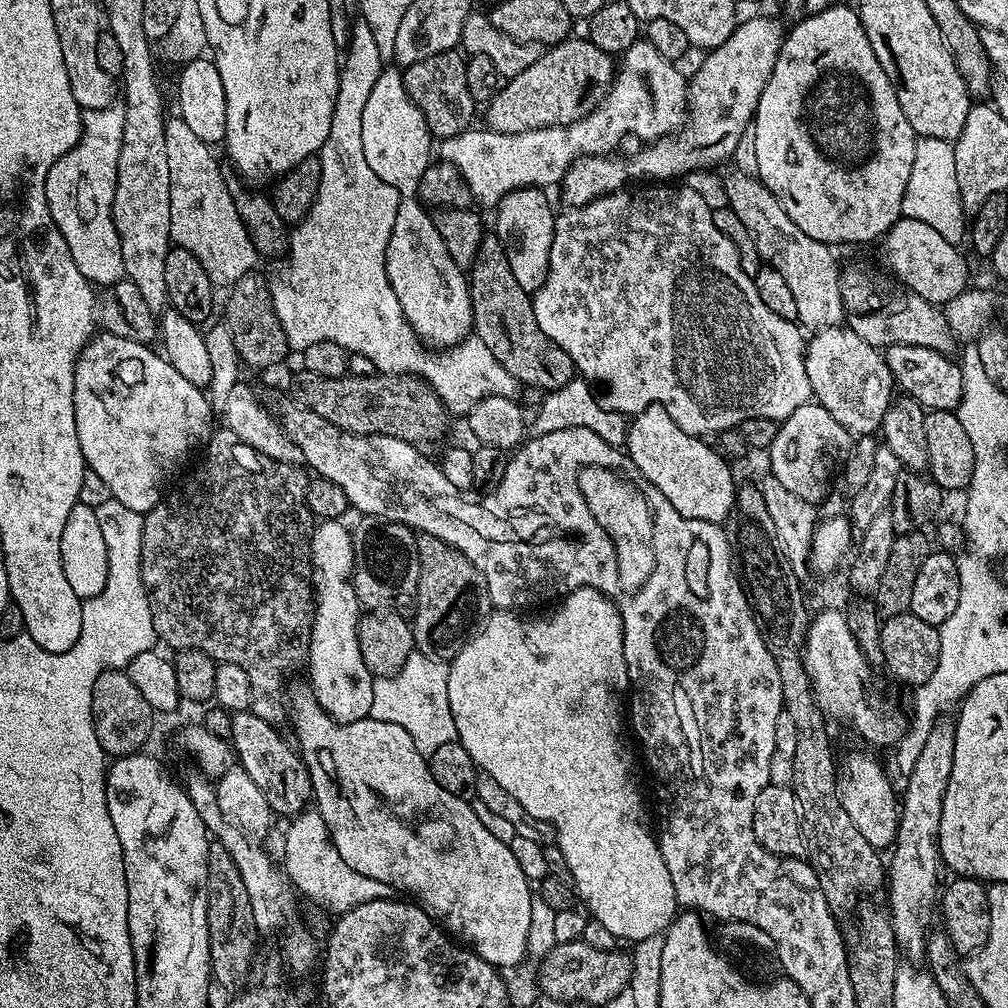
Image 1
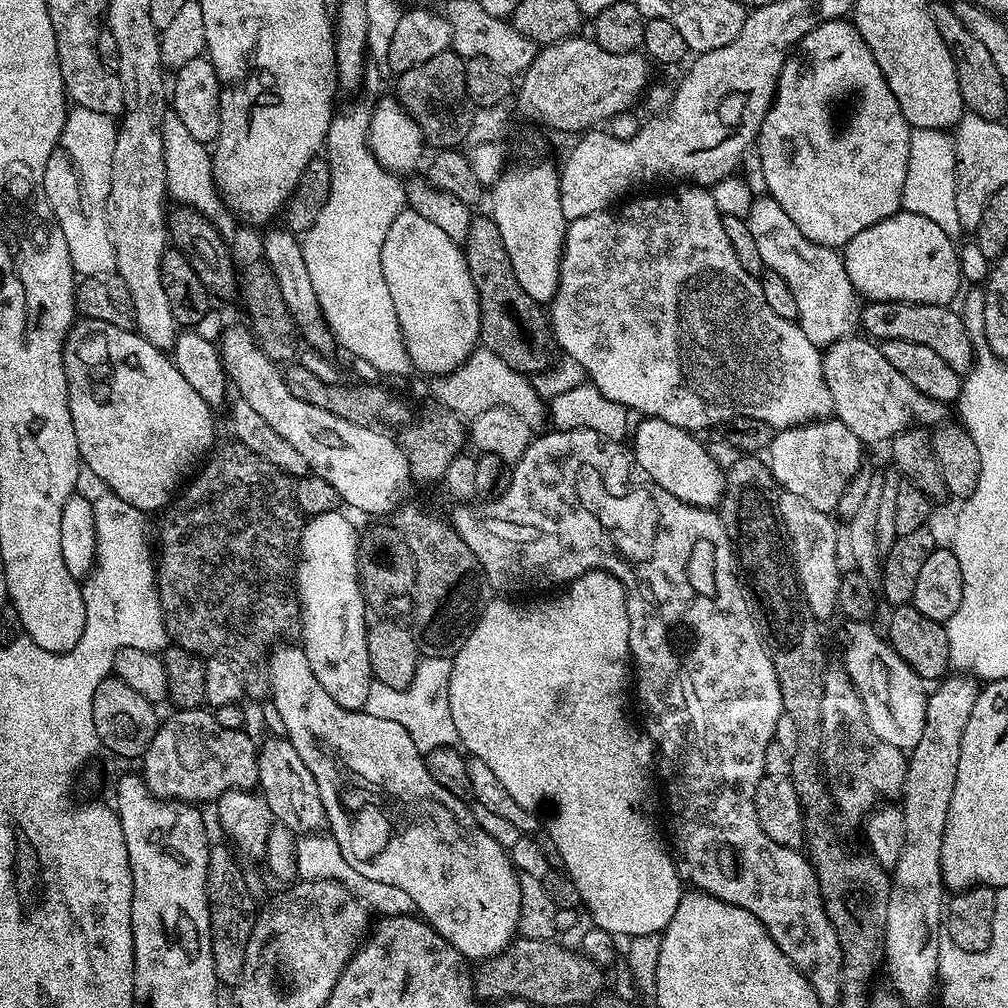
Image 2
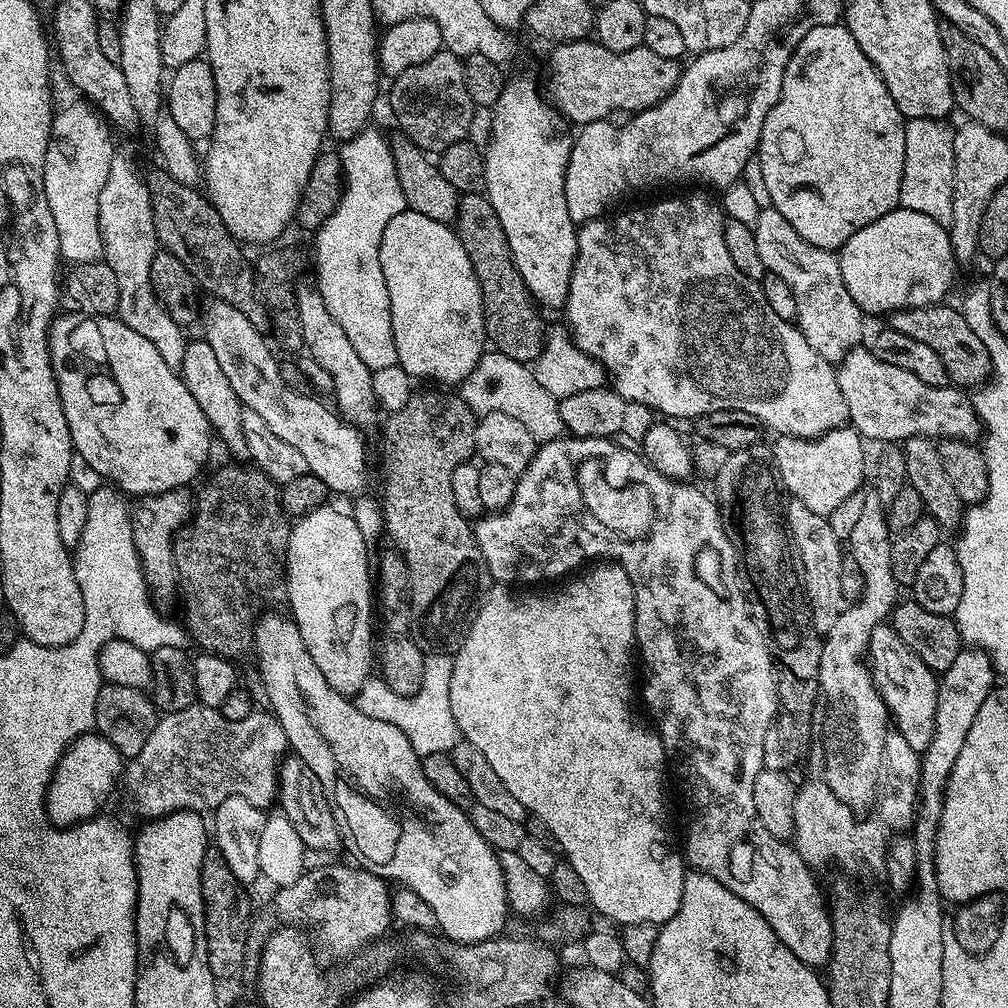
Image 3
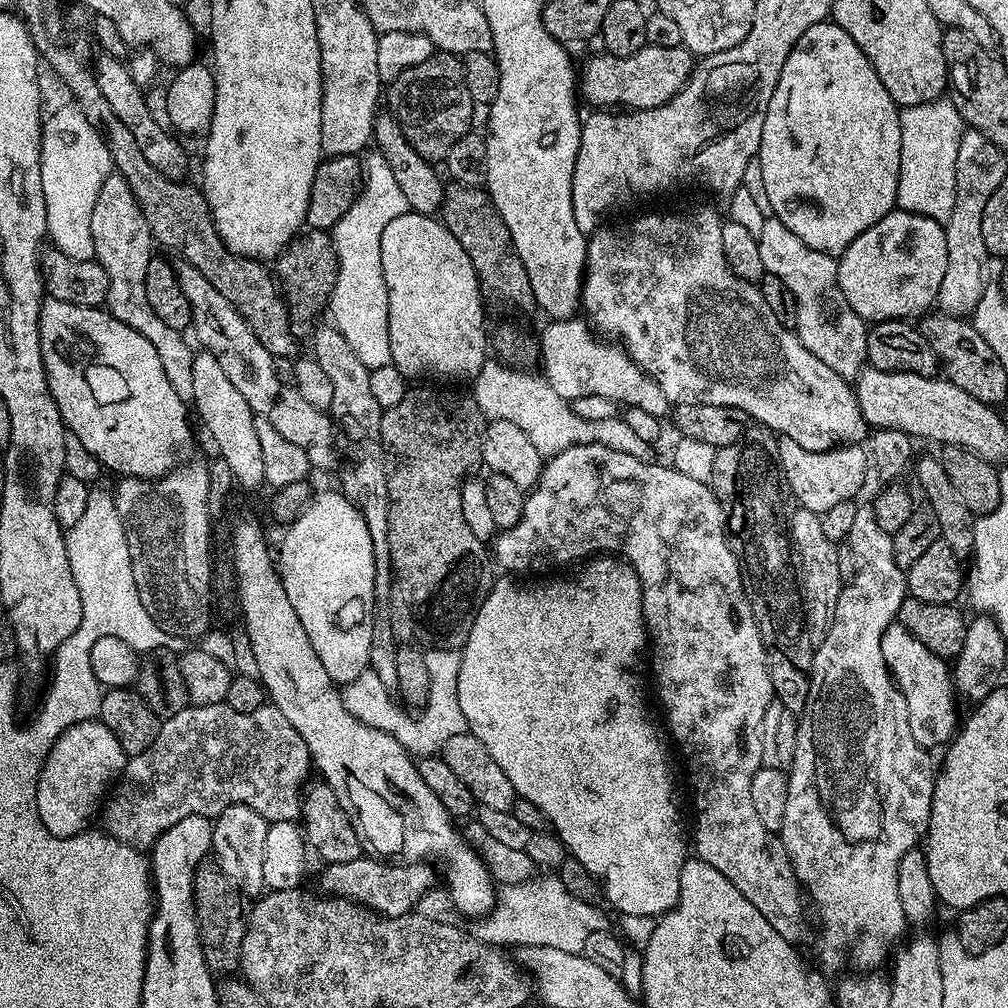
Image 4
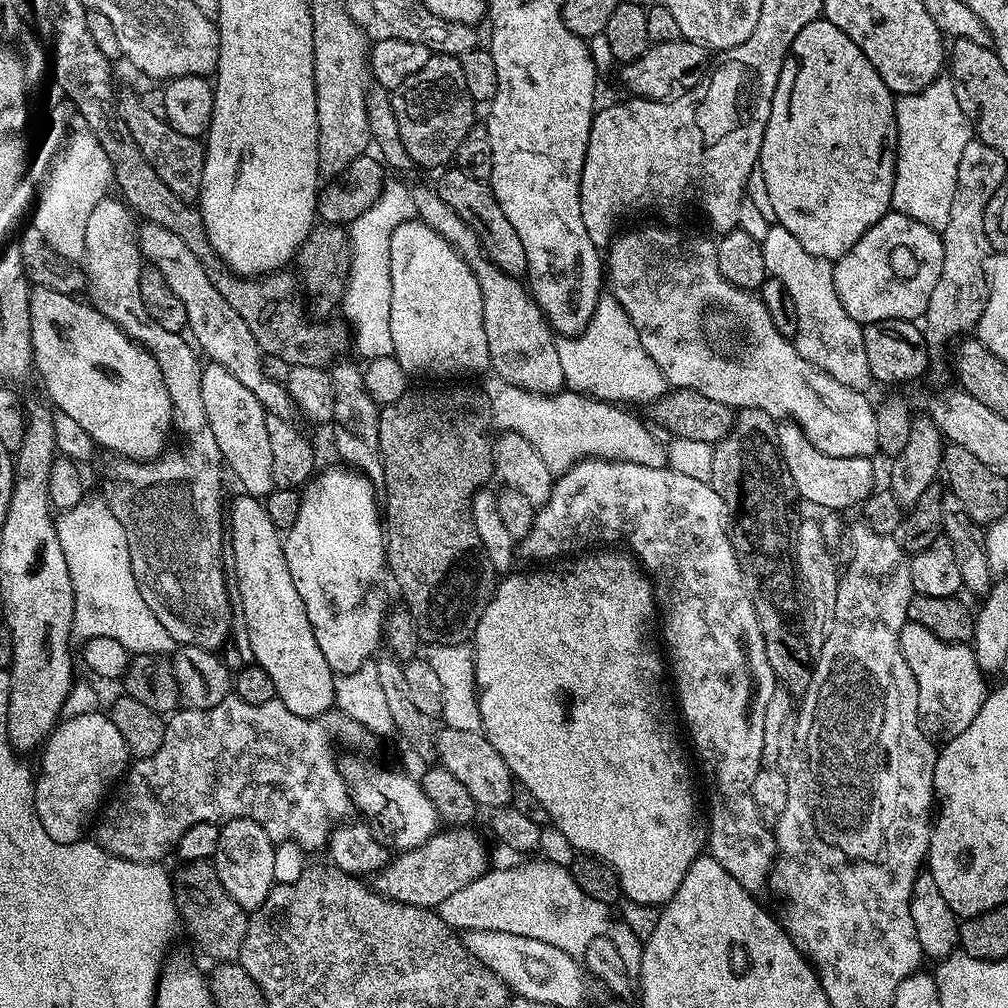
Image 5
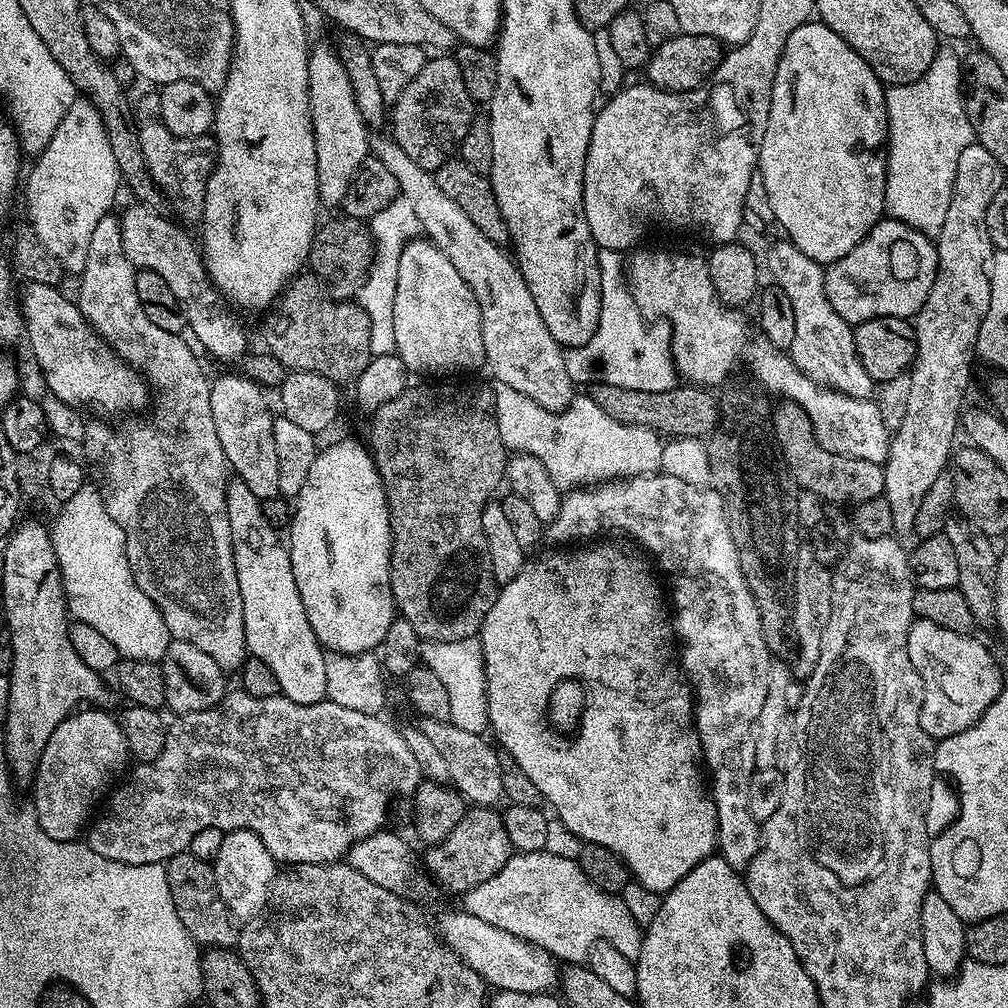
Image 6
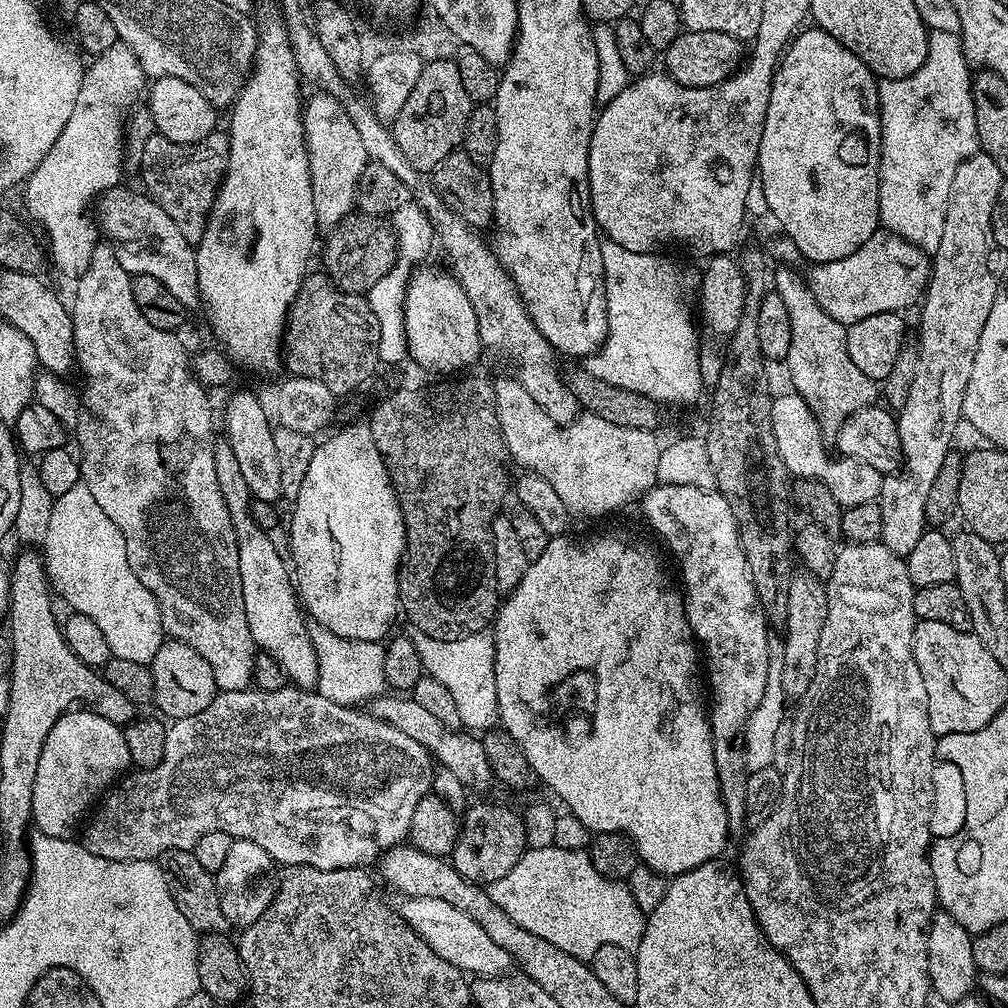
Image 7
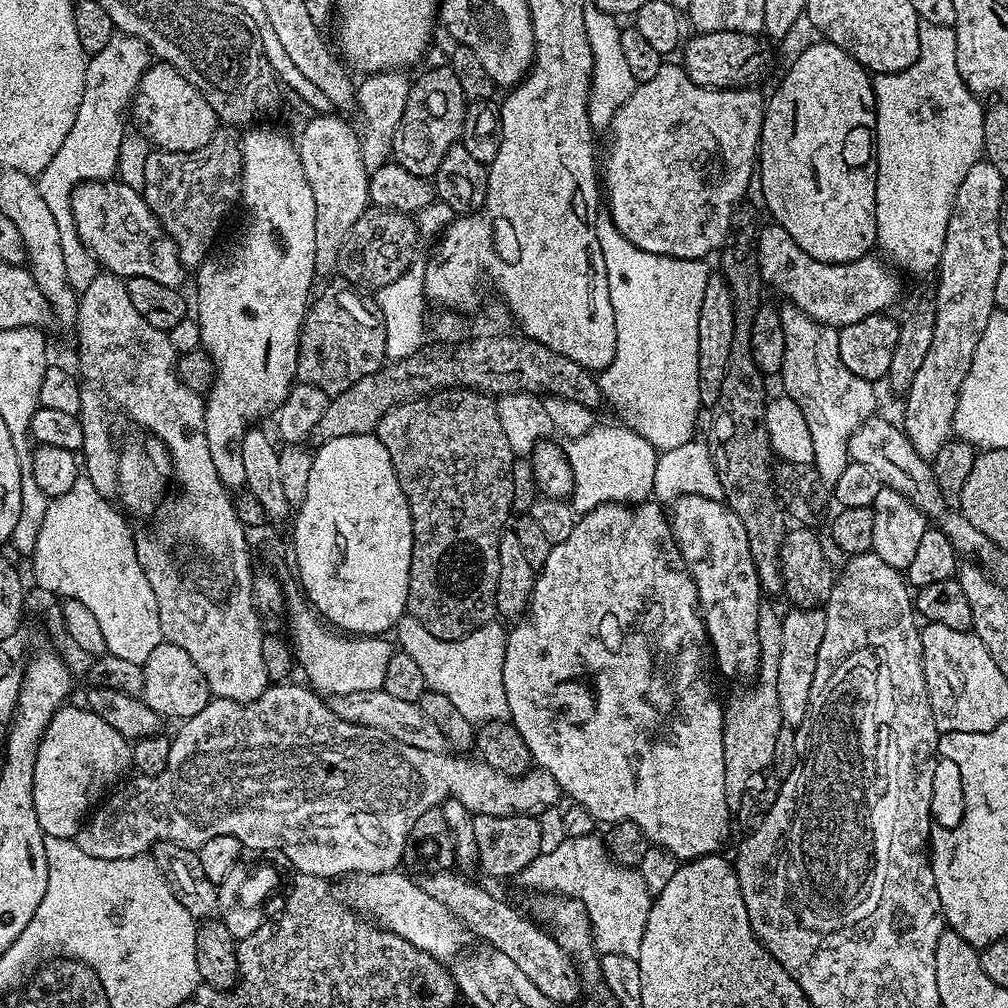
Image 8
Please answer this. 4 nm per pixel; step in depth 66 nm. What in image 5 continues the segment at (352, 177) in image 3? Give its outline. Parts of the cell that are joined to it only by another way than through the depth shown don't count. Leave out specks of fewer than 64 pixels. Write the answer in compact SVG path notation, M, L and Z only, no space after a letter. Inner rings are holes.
M392 179L385 183L378 202L374 202L370 210L366 210L350 225L352 263L344 290L342 312L344 308L343 319L350 325L354 348L357 348L368 362L393 355L390 334L390 238L400 223L413 219L416 210L410 188L400 181L403 179Z

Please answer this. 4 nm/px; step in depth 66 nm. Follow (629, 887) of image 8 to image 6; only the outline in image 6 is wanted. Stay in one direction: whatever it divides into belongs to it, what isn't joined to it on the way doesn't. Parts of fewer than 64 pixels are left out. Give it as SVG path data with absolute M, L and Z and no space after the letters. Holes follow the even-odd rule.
M546 851L516 852L508 859L506 866L502 866L502 870L494 874L494 878L478 882L478 886L463 893L462 900L463 911L469 912L474 918L482 918L482 922L490 922L490 926L498 926L498 930L506 930L526 942L536 944L565 965L584 964L589 950L600 940L616 947L633 962L640 957L644 934L641 925L634 922L630 910L626 910L623 899L594 886L594 882L590 882L577 861L558 858L558 854Z

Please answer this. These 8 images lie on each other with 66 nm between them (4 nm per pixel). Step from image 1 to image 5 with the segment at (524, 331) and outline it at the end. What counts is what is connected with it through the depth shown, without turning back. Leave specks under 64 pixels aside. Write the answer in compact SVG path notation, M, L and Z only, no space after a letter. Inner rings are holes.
M455 166L445 167L439 176L440 181L434 184L434 190L442 198L442 202L446 202L450 210L454 210L454 214L458 214L458 218L462 218L462 222L466 222L470 230L474 230L480 240L480 249L488 260L506 274L523 277L527 273L528 263L526 250L522 250L522 238L518 238L518 230L510 226L510 218L502 214L502 206L498 206L498 198L494 198L491 183L470 178L470 174Z

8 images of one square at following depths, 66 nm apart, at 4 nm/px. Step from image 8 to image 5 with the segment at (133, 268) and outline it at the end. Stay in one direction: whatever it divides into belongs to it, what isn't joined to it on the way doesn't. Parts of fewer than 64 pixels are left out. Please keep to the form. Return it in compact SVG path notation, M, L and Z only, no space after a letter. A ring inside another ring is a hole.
M147 222L141 223L138 228L140 234L140 254L147 263L153 264L166 278L166 282L178 294L182 306L186 306L186 318L190 330L194 330L194 338L198 338L200 352L213 364L226 366L254 398L263 406L270 416L277 416L286 421L293 419L296 404L290 398L287 387L280 380L272 380L264 372L265 355L261 352L254 334L250 334L250 326L242 322L238 310L218 294L218 286L210 282L202 262L198 262L198 254L182 242L178 234L166 230L166 226L158 226Z

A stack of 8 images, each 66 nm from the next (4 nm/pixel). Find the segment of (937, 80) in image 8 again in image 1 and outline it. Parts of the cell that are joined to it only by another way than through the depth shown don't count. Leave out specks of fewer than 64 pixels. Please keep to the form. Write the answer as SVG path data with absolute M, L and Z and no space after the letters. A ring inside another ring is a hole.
M919 137L914 150L914 166L910 170L910 182L906 182L906 194L902 194L901 217L905 220L926 222L938 230L946 242L960 246L966 240L966 213L958 190L958 174L954 170L954 144L942 138Z

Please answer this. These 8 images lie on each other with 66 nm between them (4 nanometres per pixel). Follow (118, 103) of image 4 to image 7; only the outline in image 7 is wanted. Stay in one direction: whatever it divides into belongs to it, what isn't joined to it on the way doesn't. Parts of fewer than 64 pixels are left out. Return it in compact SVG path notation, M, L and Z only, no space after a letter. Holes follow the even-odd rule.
M214 130L193 144L170 142L170 138L155 134L143 147L138 176L144 179L143 191L174 221L174 226L182 230L182 238L193 244L204 237L208 225L208 215L216 201L216 192L224 181L224 171L228 168L228 134L224 130Z

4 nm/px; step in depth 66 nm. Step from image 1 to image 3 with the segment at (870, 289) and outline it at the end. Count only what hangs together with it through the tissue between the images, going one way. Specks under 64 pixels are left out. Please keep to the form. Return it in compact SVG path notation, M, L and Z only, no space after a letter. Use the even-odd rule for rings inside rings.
M948 302L931 304L929 308L907 308L901 312L893 312L887 317L887 327L898 330L898 334L910 334L910 338L918 338L918 342L926 342L938 358L942 358L942 366L946 366L948 379L953 385L980 386L992 375L991 360L987 348L981 338L970 330L970 325L963 317L961 309L951 308Z

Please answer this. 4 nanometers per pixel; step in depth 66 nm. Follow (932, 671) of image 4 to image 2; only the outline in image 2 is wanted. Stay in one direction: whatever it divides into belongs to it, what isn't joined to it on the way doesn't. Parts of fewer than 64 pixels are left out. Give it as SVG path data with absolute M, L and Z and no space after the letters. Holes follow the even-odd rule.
M853 623L852 633L848 636L848 645L844 648L844 668L848 671L860 701L864 706L864 717L873 734L882 738L890 746L901 750L910 750L918 746L918 738L922 738L922 730L926 726L926 706L929 693L925 681L906 663L888 643L883 635L870 629L867 623Z

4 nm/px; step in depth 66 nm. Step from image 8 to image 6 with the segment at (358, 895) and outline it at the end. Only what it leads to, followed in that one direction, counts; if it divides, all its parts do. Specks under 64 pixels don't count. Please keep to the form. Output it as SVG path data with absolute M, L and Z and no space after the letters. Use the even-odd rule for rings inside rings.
M457 910L446 913L438 923L438 935L450 951L458 954L463 964L470 966L470 970L477 972L485 985L493 989L548 994L557 987L558 961L555 956L506 930L498 930L498 926L490 926L490 922L482 922L482 918L474 918L469 912Z

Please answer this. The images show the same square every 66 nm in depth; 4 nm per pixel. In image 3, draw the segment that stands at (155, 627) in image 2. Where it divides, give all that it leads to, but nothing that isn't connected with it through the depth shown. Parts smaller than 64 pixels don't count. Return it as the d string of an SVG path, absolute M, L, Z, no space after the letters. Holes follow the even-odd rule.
M108 484L88 495L85 529L72 556L75 578L82 590L84 616L82 630L71 644L88 644L94 690L100 690L102 687L98 654L106 642L128 641L149 654L162 646L184 648L186 644L185 629L160 616L164 614L148 594L140 559L134 546L130 504L127 502L129 503L118 488Z

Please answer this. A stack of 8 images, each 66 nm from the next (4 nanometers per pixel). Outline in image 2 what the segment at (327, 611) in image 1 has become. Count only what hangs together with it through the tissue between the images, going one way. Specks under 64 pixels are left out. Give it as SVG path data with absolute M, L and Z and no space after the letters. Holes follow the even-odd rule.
M337 510L313 516L303 525L300 533L300 550L296 561L296 597L300 599L298 633L304 639L302 647L306 659L310 661L310 670L314 670L314 678L318 678L318 683L326 690L326 694L330 694L338 706L360 710L367 705L373 682L370 654L366 654L370 620L364 617L366 605L364 591L360 589L358 528L342 513Z

